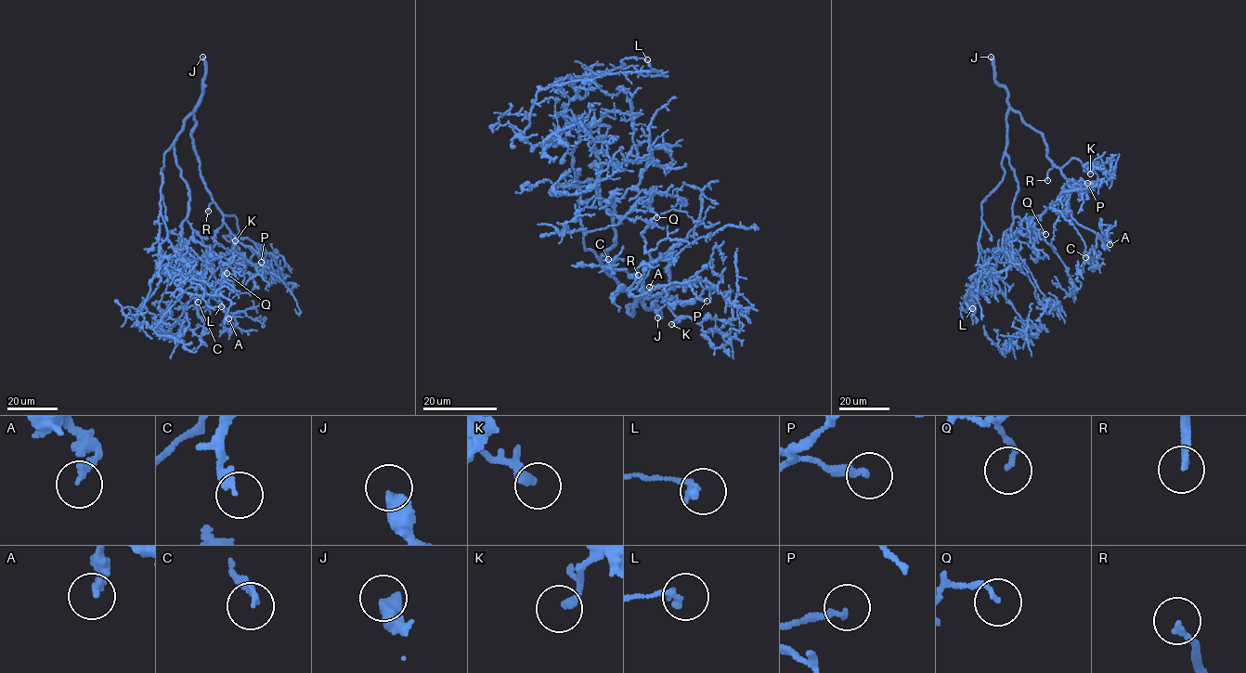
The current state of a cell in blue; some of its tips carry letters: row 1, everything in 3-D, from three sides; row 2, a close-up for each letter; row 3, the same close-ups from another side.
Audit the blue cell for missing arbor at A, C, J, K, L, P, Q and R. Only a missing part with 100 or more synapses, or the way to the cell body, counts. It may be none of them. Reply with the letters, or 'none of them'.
C, J, K, R

